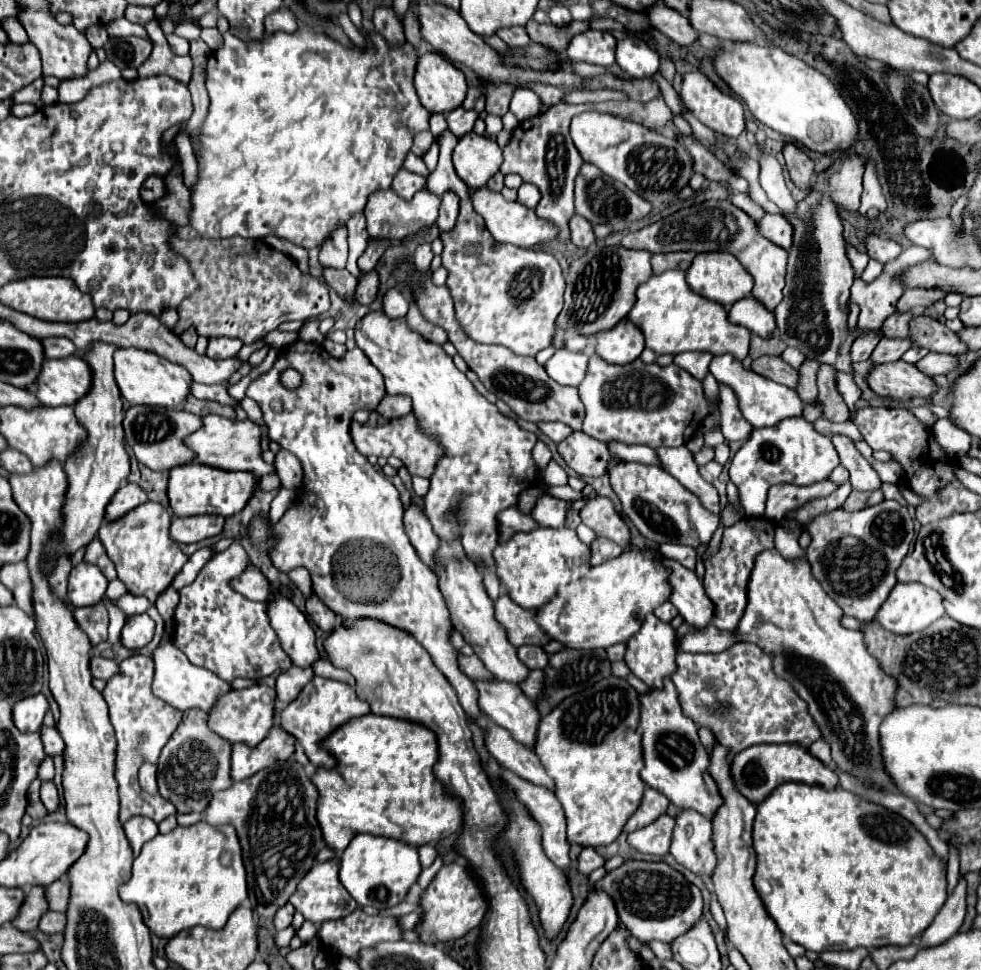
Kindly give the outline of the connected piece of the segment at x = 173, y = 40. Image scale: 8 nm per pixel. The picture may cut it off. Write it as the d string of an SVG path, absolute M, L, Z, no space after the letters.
M175 34L166 35L166 39L175 54L186 55L189 53L190 44L186 39Z

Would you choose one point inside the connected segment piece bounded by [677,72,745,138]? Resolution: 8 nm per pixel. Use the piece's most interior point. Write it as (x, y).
(722, 113)

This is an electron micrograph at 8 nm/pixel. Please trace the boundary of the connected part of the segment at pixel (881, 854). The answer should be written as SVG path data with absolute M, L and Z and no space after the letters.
M785 782L781 786L777 786L761 804L757 804L757 816L755 816L755 824L753 824L753 850L757 854L753 886L757 888L757 894L763 898L765 910L775 920L775 924L779 926L783 936L787 936L789 940L801 944L803 948L807 948L811 952L853 950L859 946L873 950L873 948L881 948L887 944L907 946L907 944L911 944L913 936L925 932L925 928L933 922L933 918L937 916L937 912L941 910L941 906L947 900L945 868L943 868L941 860L933 854L927 840L921 836L921 832L917 832L913 828L913 824L907 822L903 816L899 816L879 804L873 804L857 794L851 794L843 788L825 790L819 786L807 786L801 782Z

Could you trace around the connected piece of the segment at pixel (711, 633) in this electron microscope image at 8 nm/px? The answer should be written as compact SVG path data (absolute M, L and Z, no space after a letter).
M767 550L757 556L751 580L749 580L749 604L745 616L737 632L723 632L717 630L713 624L707 628L695 630L679 638L679 652L723 652L737 642L755 642L765 652L773 654L773 670L783 680L789 680L797 694L809 704L809 714L819 724L823 740L831 746L833 762L845 770L857 774L861 780L871 782L873 786L885 788L891 784L891 778L883 770L881 764L881 748L879 748L879 724L881 720L893 710L893 696L895 696L895 680L887 676L879 662L867 652L861 632L845 630L839 620L843 612L821 588L821 584L813 578L811 566L807 560L787 562L781 558L777 550Z

